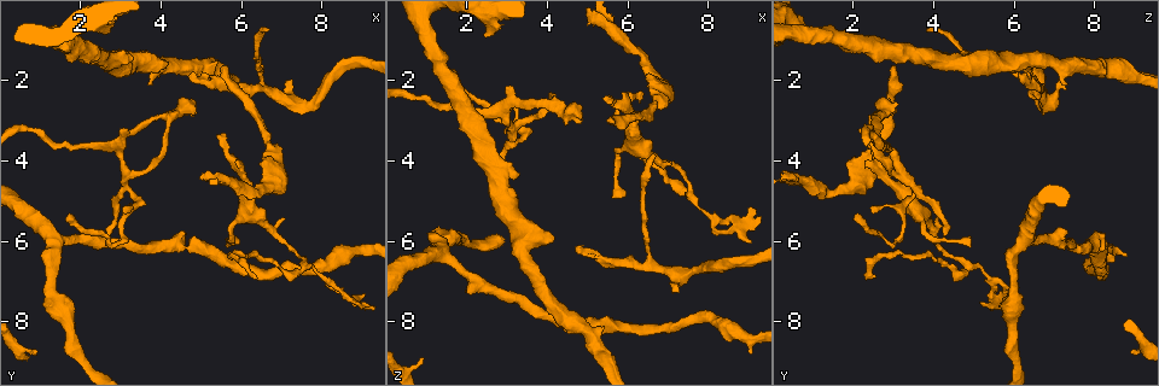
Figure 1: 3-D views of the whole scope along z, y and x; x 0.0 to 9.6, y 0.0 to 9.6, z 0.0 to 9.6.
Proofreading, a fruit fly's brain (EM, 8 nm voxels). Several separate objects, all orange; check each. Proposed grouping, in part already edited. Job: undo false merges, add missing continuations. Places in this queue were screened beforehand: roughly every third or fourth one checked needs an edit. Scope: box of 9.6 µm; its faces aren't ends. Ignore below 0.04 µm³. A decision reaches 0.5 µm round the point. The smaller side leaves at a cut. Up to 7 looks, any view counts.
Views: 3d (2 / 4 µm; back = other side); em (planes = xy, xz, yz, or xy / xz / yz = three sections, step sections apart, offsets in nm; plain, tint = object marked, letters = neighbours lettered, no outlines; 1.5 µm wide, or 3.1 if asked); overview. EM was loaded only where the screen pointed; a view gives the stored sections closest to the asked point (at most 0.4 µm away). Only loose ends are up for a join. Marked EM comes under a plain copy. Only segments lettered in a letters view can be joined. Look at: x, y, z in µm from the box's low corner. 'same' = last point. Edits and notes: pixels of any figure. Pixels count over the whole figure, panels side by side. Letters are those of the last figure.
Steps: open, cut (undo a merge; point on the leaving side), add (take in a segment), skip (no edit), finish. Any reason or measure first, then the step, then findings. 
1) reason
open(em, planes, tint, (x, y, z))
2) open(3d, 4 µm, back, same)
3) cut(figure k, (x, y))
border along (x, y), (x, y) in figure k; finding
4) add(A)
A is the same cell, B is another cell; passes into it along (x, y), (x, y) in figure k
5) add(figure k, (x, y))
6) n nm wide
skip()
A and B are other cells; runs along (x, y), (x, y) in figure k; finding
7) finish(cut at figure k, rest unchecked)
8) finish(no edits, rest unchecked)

free end
open(3d, 4 µm, (5.55, 3.30, 2.60))

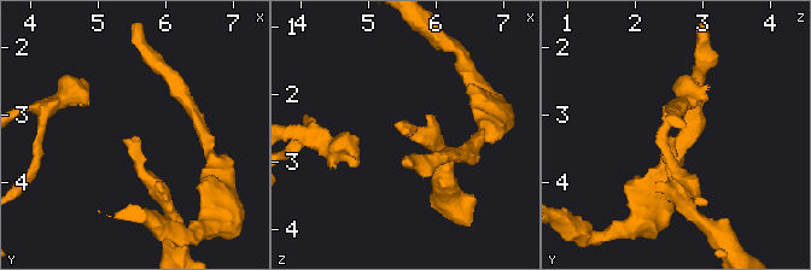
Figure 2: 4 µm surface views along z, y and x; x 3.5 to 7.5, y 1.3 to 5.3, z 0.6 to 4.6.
open(em, xz, step 8, letters, (5.60, 3.35, 2.55))

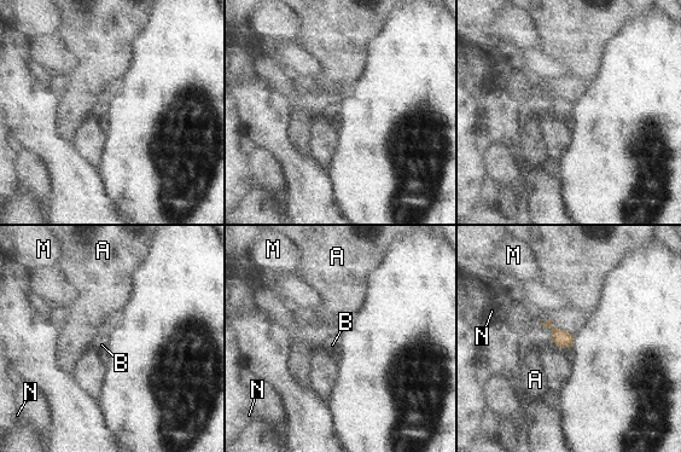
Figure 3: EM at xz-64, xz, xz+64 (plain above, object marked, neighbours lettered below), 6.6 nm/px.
open(em, planes, letters, same)

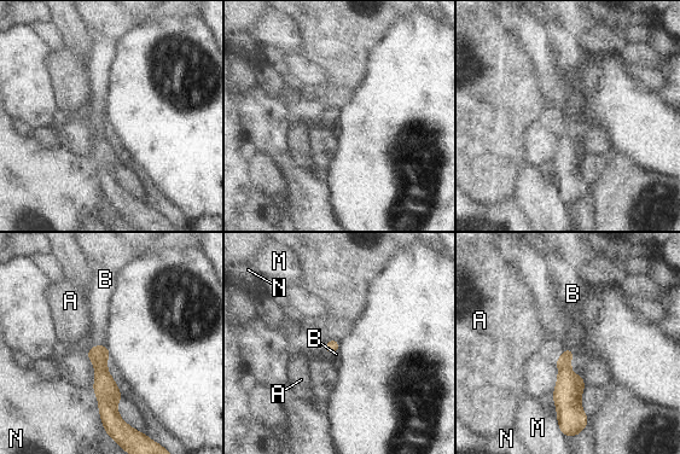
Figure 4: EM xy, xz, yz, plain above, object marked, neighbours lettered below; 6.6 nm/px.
add(B)
B is the same cell, A, M and N are other cells; passes into it along (98, 355), (99, 345), (102, 308) in figure 4; it goes on there

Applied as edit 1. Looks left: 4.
long arm stops here
open(3d, 2 µm, (5.60, 1.70, 2.90))

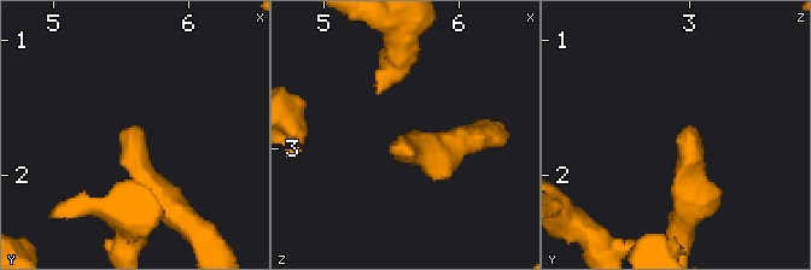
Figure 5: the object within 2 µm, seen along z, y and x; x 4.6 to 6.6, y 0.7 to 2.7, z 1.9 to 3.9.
open(em, yz, step 8, letters, (5.56, 1.68, 2.94))

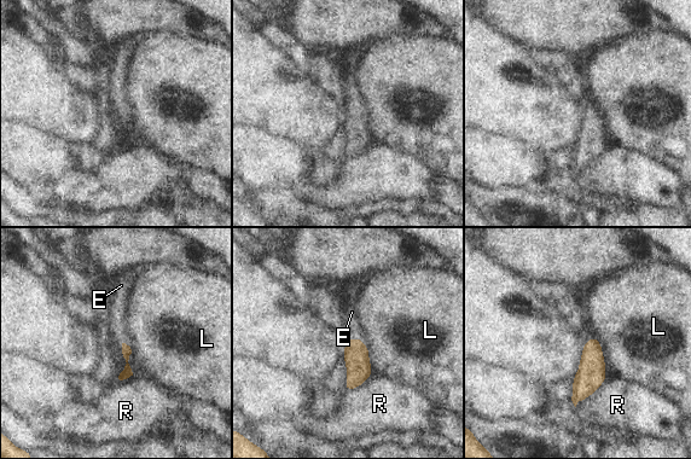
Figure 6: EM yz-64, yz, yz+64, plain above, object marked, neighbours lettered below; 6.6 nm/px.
open(em, planes, letters, same)

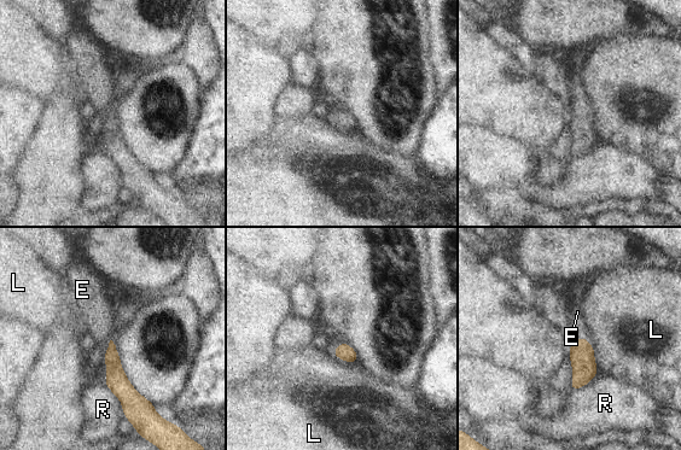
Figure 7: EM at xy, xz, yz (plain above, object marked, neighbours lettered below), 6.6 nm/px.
add(E)
E is the same cell, L and R are other cells; passes into it along (581, 352), (580, 338), (577, 311) in figure 7; it goes on there

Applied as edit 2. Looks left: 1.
thin end
open(em, planes, letters, (7.35, 2.05, 7.25))

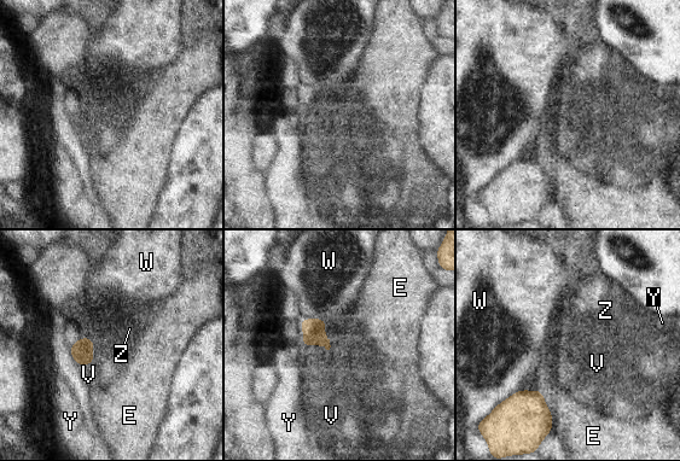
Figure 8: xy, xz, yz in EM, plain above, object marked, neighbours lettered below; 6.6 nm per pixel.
skip()
E, V, W, Y and Z are other cells; border along (77, 363), (92, 365) in figure 8; none of them fits

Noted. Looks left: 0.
finish(add at figure 4, add at figure 7, rest unchecked)

